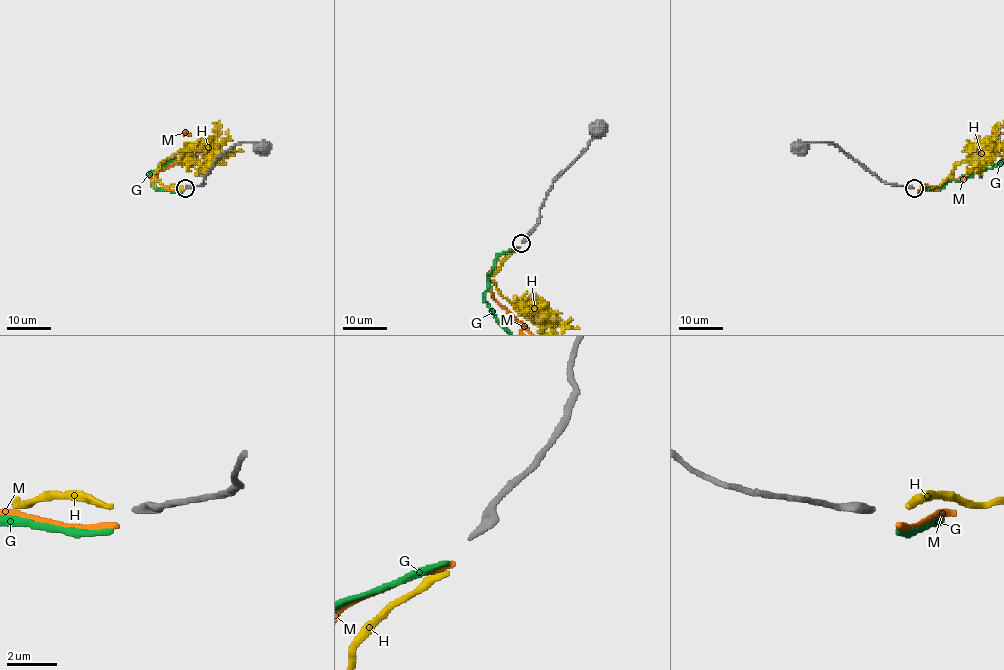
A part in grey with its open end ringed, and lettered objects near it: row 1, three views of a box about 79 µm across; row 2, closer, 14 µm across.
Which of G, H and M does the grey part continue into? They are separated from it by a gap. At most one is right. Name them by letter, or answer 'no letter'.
no letter

